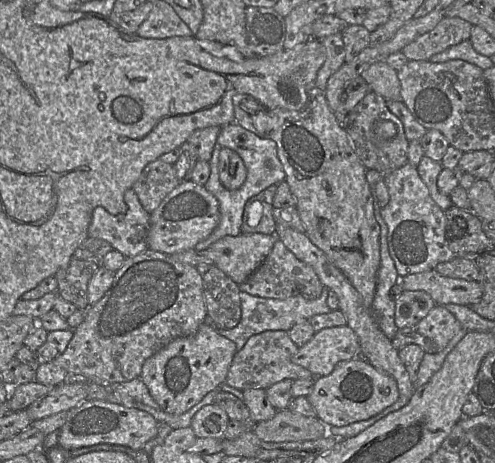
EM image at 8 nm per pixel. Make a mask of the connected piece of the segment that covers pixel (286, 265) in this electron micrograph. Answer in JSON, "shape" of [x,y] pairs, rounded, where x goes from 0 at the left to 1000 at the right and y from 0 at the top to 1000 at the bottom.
{"shape":[[[560,516],[545,549],[495,609],[483,613],[483,622],[511,639],[574,648],[598,637],[610,637],[618,646],[642,644],[657,620],[634,581],[604,562]]]}

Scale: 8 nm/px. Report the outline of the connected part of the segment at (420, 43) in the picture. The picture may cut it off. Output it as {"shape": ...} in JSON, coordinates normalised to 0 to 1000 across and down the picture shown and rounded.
{"shape":[[[897,37],[871,67],[810,110],[824,130],[865,132],[877,117],[949,84],[956,54],[927,37]]]}

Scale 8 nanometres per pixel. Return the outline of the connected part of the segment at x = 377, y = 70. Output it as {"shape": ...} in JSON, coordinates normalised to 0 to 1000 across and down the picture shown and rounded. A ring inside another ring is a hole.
{"shape":[[[780,132],[752,138],[729,164],[745,192],[770,205],[778,216],[810,216],[810,179],[804,156]]]}

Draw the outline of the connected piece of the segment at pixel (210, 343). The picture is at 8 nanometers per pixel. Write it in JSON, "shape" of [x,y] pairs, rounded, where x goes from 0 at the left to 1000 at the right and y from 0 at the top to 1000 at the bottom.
{"shape":[[[412,698],[392,724],[358,730],[299,773],[289,786],[283,816],[323,886],[366,896],[457,825],[479,758],[471,737],[446,724],[426,698]]]}

